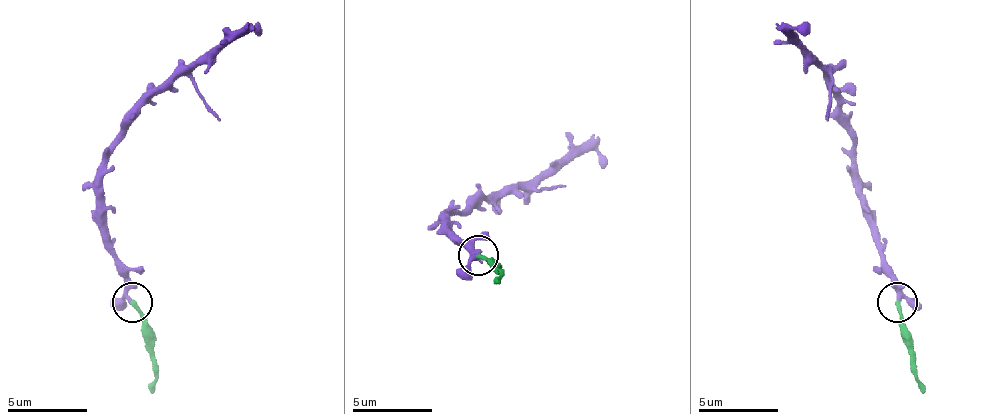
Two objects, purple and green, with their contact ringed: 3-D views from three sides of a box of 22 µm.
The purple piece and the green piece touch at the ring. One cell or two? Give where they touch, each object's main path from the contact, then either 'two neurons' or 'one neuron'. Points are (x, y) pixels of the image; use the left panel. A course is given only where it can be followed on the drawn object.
at (132, 302); purple runs (131, 303), (127, 279), (115, 263), (103, 215), (107, 148), (127, 120), (171, 84), (259, 24); green runs (131, 303), (155, 375), (151, 394); one neuron

